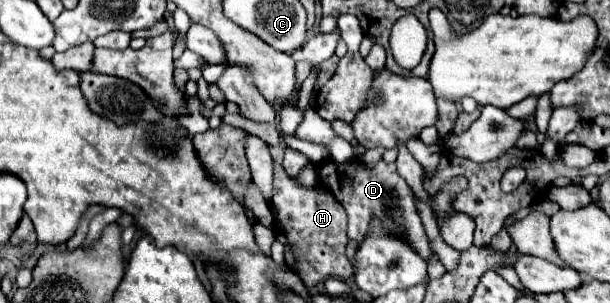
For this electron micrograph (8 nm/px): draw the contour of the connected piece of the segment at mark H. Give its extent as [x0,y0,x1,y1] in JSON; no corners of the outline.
[271,165,353,287]

